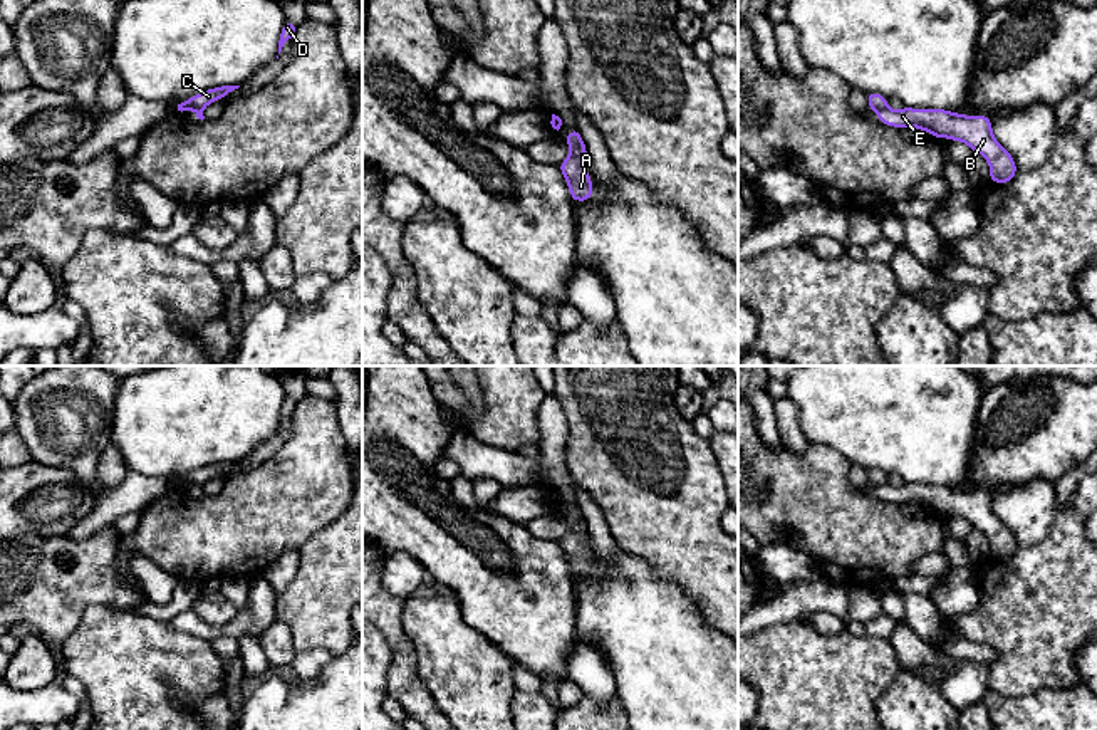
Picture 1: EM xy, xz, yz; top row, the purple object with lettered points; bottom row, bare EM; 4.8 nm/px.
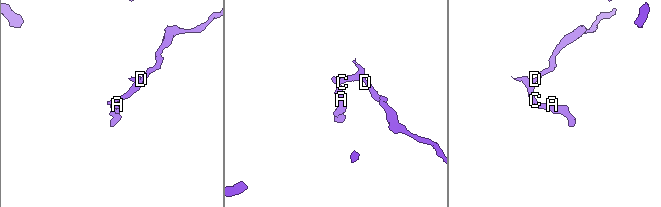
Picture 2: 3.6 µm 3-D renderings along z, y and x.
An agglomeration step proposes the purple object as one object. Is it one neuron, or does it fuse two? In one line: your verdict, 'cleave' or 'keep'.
cleave

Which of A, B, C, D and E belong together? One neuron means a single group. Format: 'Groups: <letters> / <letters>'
Groups: A B E / C D

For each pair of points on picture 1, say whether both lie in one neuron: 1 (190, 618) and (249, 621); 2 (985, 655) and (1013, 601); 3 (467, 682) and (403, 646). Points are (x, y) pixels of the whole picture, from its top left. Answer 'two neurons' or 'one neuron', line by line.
1: one neuron
2: two neurons
3: two neurons

